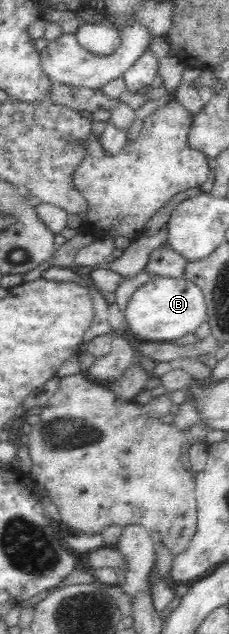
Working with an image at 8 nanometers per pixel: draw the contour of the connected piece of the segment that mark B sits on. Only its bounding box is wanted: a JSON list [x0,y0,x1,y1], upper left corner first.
[124,277,206,342]

